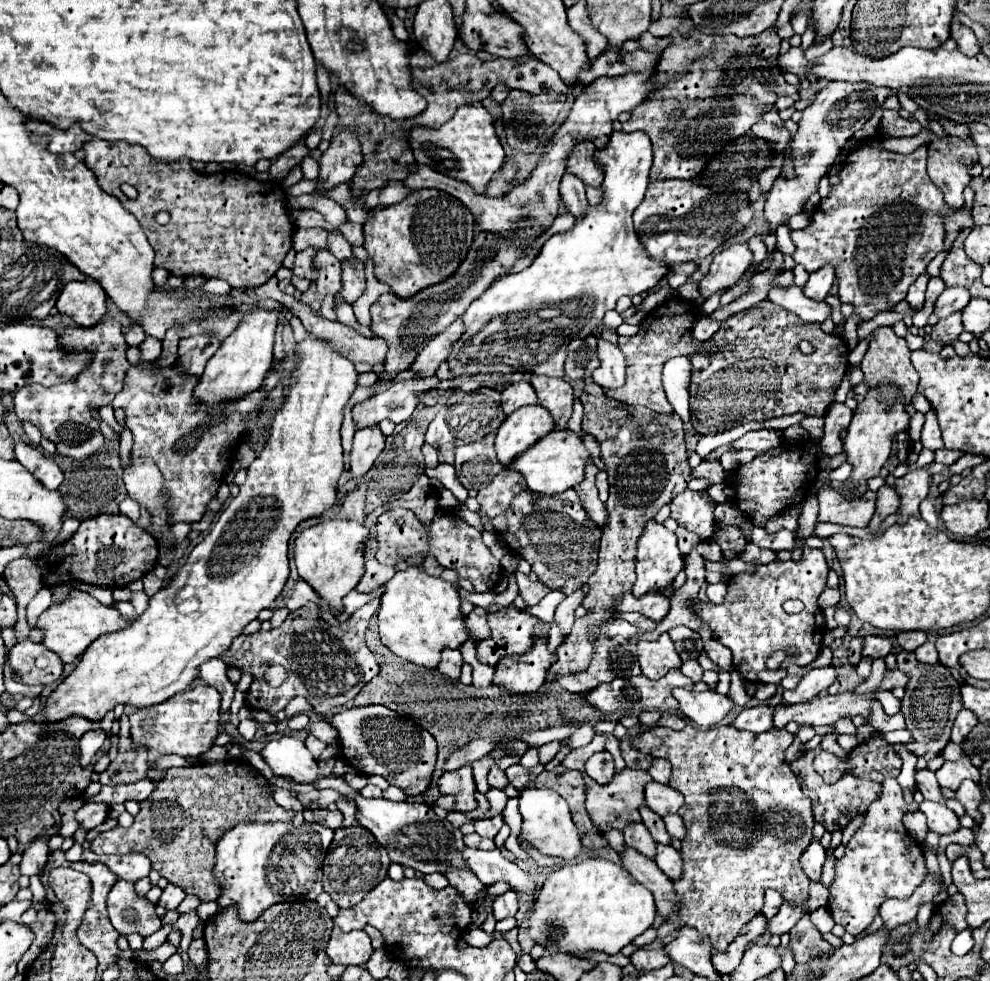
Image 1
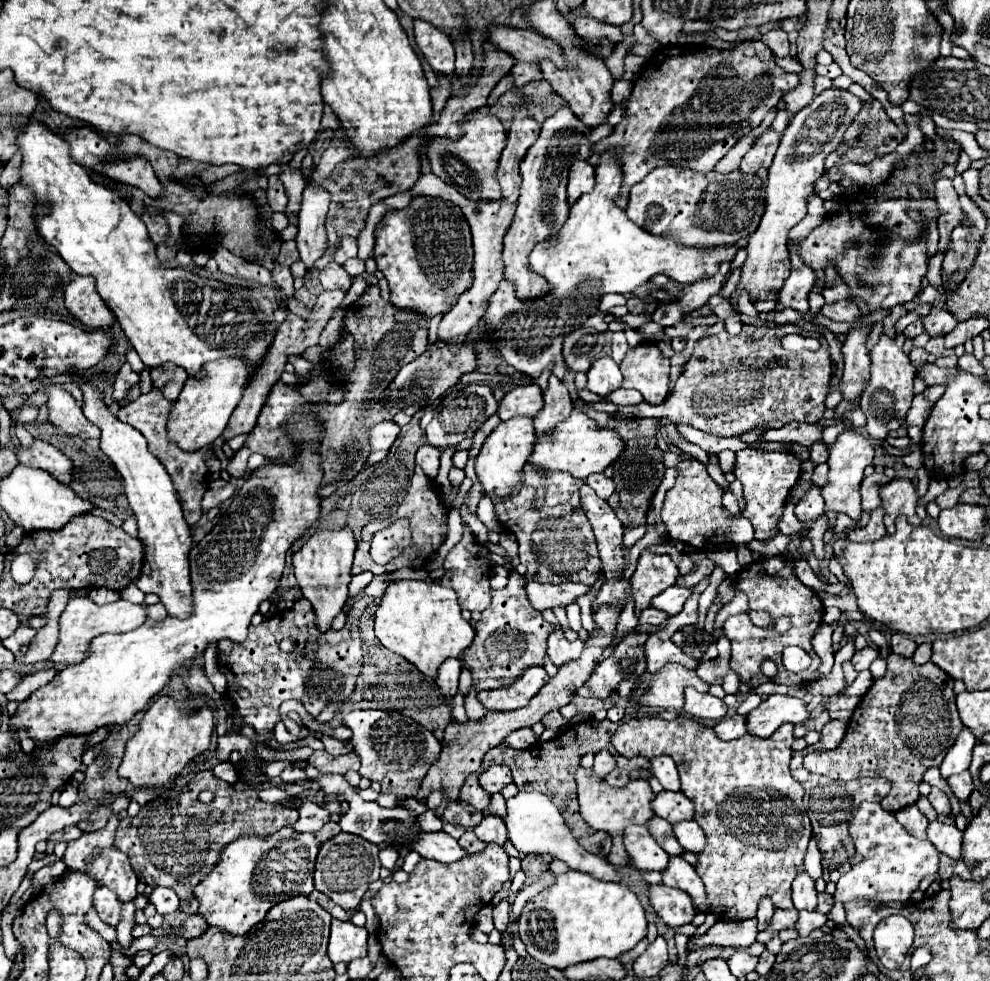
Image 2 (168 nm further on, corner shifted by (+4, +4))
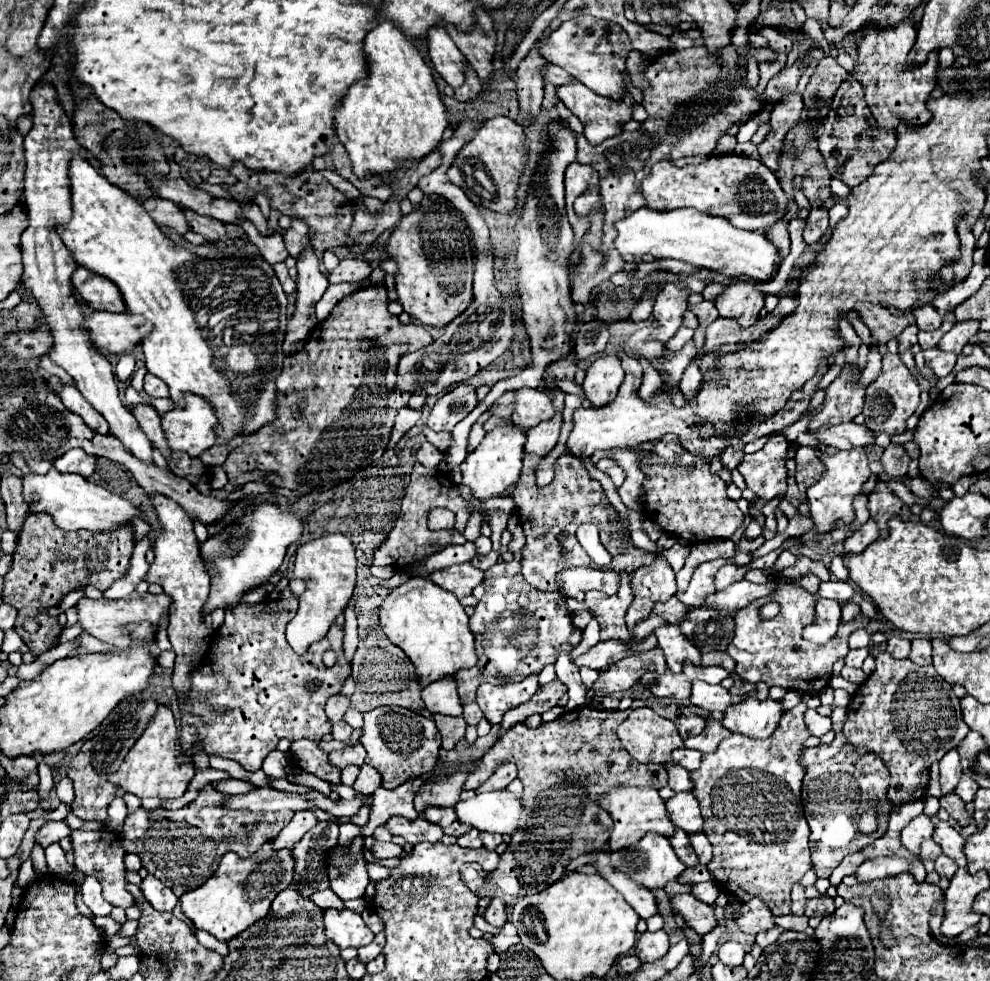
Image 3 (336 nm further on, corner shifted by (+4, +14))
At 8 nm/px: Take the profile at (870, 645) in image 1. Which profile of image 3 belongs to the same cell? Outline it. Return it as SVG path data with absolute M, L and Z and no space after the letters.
M856 648L856 650L850 650L848 654L846 654L846 664L848 666L854 666L854 668L860 668L862 666L862 662L868 658L868 654L870 654L870 648Z

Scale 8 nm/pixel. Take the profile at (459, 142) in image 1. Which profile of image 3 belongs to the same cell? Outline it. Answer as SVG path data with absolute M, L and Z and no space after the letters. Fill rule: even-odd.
M494 116L486 120L484 126L476 132L476 136L456 154L446 176L452 184L462 188L474 204L496 212L512 212L516 208L518 178L526 162L524 140L526 136L520 124L506 116ZM480 188L484 192L478 192Z

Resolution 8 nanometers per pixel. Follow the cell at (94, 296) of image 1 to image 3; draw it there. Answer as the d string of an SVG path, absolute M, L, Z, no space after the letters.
M78 266L72 274L72 286L76 294L94 310L104 312L124 312L124 300L112 282L100 278L100 274L90 274L90 270Z

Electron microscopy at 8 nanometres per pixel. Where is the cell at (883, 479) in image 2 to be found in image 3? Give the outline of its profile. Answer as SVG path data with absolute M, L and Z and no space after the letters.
M890 444L890 446L884 450L880 462L882 462L884 472L886 472L888 476L892 476L892 478L900 478L900 476L906 476L910 458L908 458L908 454L906 454L906 450L904 450L902 446L894 446L894 444Z

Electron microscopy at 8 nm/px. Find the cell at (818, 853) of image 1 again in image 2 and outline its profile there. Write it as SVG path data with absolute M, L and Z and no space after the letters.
M806 872L796 876L796 880L792 882L792 902L794 902L796 910L808 910L808 912L812 912L816 908L814 880Z

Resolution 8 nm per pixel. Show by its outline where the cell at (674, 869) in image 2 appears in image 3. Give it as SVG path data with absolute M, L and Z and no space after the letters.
M698 882L698 884L692 884L692 894L698 900L702 900L704 904L714 904L714 900L720 894L720 888L716 886L716 882L714 884L710 884L710 882Z

